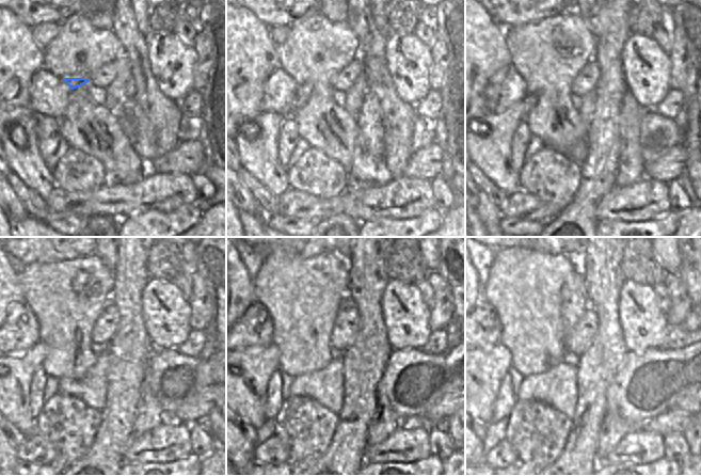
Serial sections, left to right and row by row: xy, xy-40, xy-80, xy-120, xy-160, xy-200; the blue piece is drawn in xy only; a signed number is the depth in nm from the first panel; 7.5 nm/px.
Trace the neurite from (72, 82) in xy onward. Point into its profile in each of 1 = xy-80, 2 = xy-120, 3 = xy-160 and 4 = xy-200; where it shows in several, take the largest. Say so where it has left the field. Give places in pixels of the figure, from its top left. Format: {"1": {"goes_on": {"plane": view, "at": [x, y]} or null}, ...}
{"1": {"goes_on": {"plane": "xy-80", "at": [492, 153]}}, "2": {"goes_on": {"plane": "xy-120", "at": [9, 393]}}, "3": {"goes_on": {"plane": "xy-160", "at": [248, 371]}}, "4": {"goes_on": {"plane": "xy-200", "at": [487, 367]}}}

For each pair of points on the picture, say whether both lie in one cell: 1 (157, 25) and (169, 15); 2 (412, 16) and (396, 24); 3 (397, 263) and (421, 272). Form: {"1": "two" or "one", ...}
{"1": "one", "2": "one", "3": "one"}

